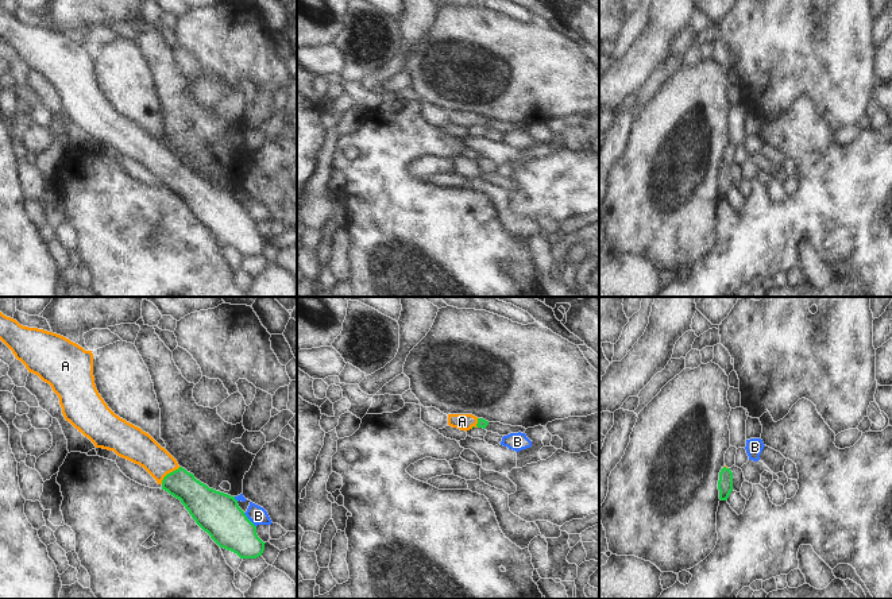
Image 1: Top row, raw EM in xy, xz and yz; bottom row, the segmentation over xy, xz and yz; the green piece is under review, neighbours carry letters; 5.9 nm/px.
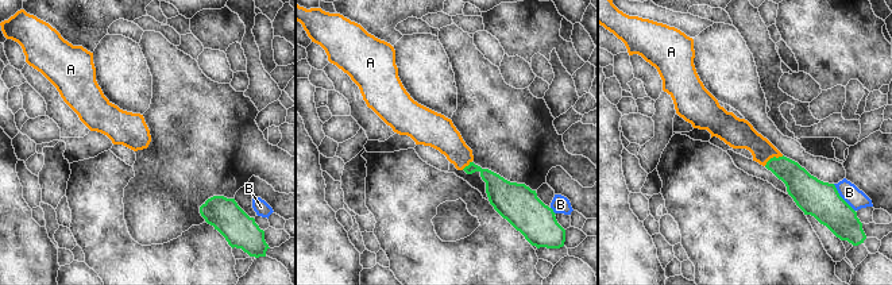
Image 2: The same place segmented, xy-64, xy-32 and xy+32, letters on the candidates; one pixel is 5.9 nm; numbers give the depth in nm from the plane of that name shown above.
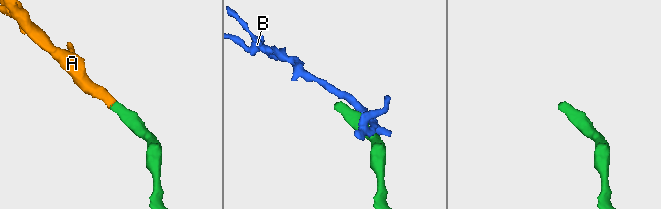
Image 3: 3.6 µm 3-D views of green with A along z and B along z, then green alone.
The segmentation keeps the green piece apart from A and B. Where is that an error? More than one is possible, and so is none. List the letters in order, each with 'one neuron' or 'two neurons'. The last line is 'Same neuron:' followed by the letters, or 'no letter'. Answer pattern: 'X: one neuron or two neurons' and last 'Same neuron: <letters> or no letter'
A: one neuron
B: two neurons
Same neuron: A

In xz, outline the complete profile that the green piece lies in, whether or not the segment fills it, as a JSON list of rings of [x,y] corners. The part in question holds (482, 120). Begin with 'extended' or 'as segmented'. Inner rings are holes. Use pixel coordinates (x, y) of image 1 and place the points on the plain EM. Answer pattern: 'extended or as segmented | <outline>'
extended | [[[448,112],[448,123],[467,130],[474,124],[486,127],[489,119],[472,112]]]

